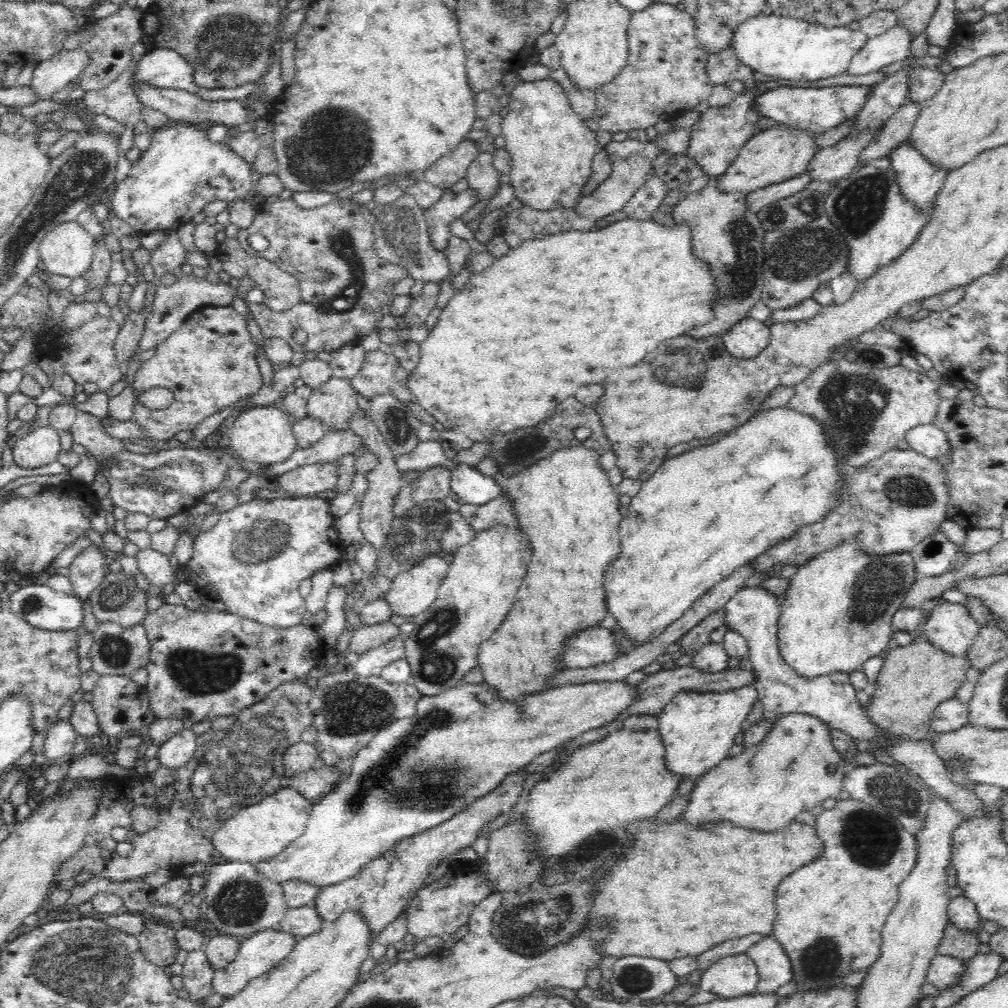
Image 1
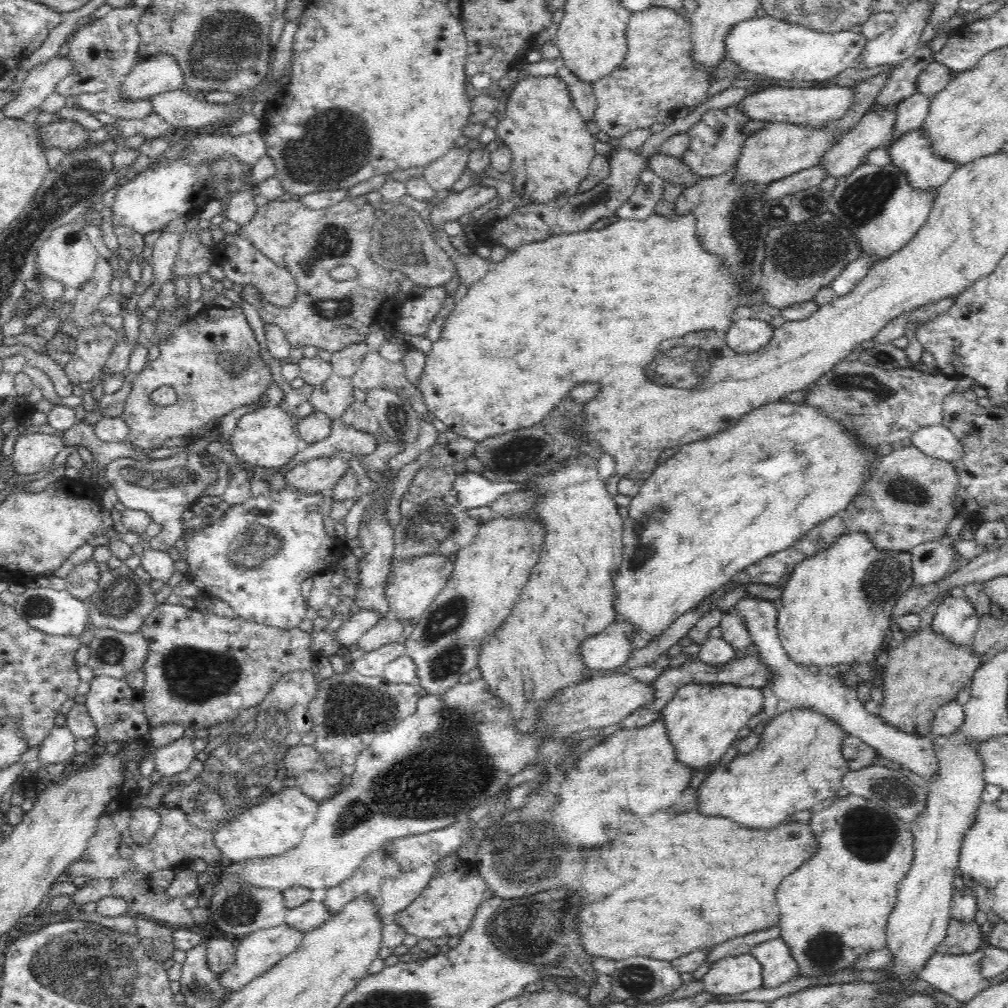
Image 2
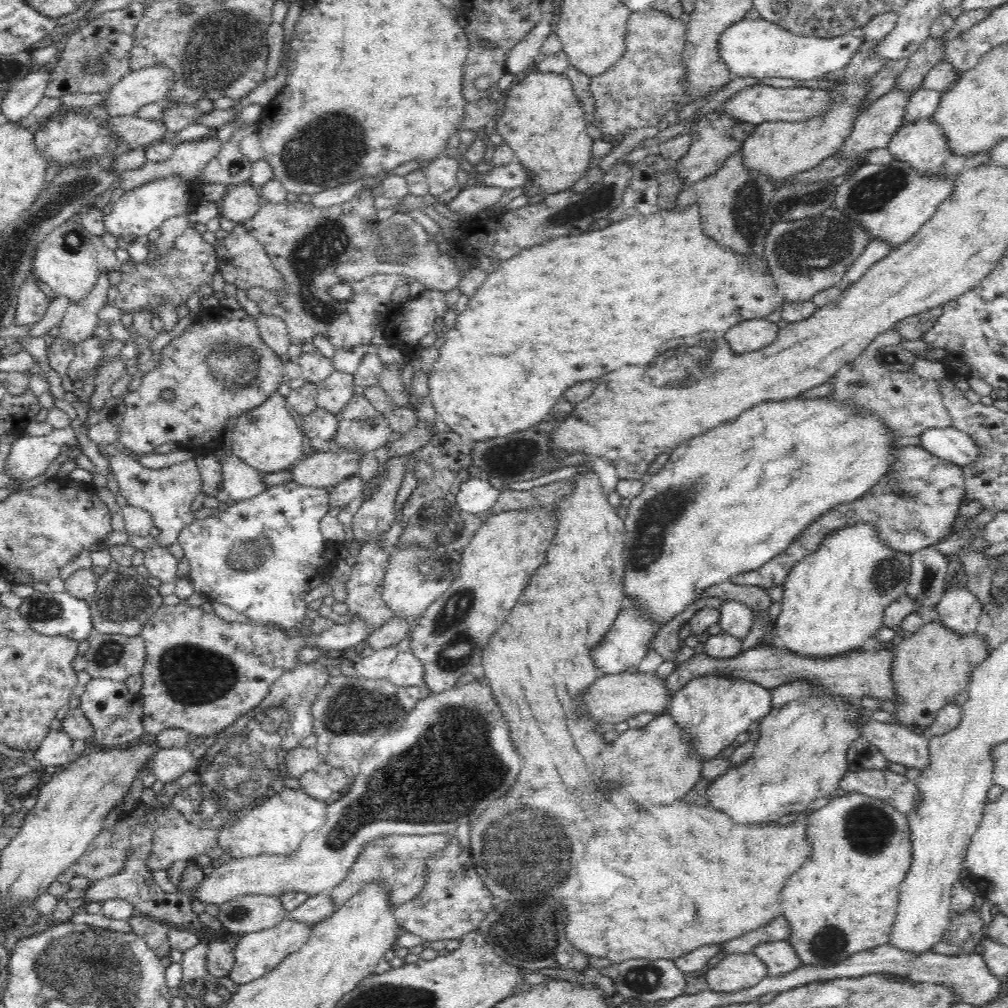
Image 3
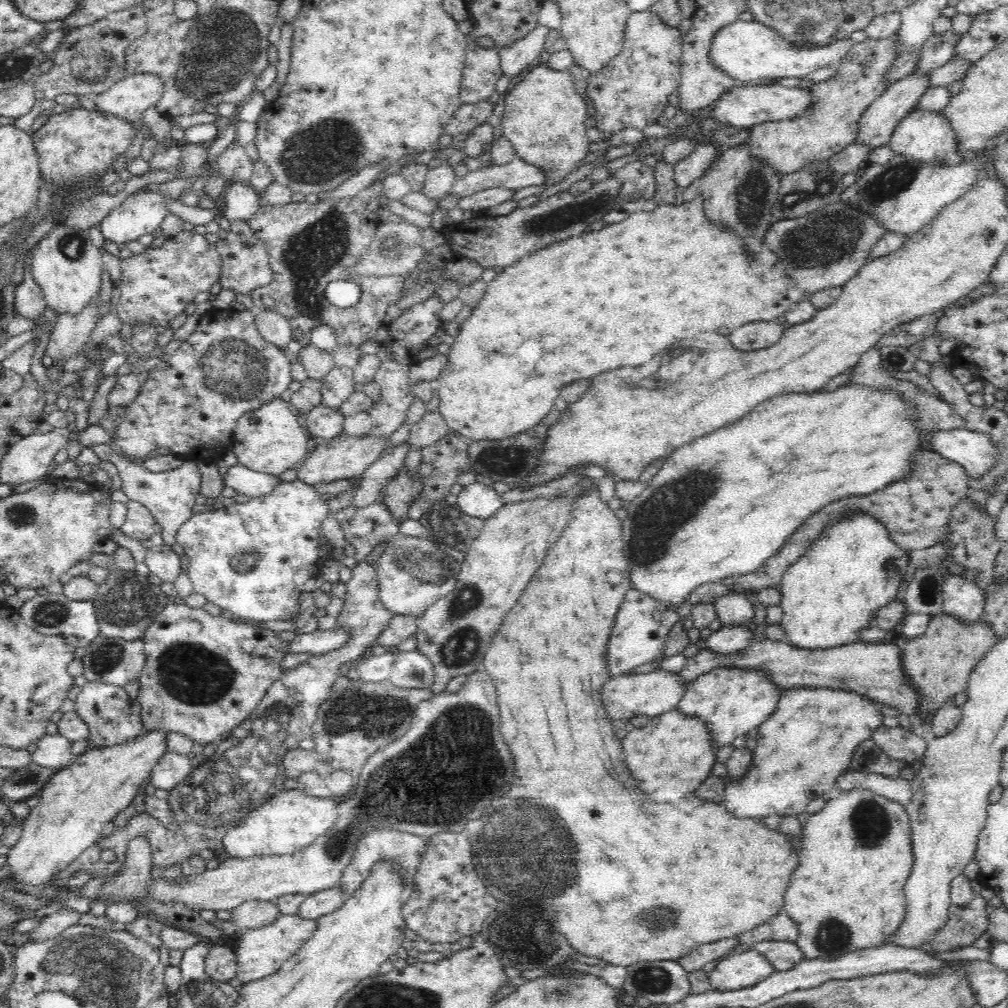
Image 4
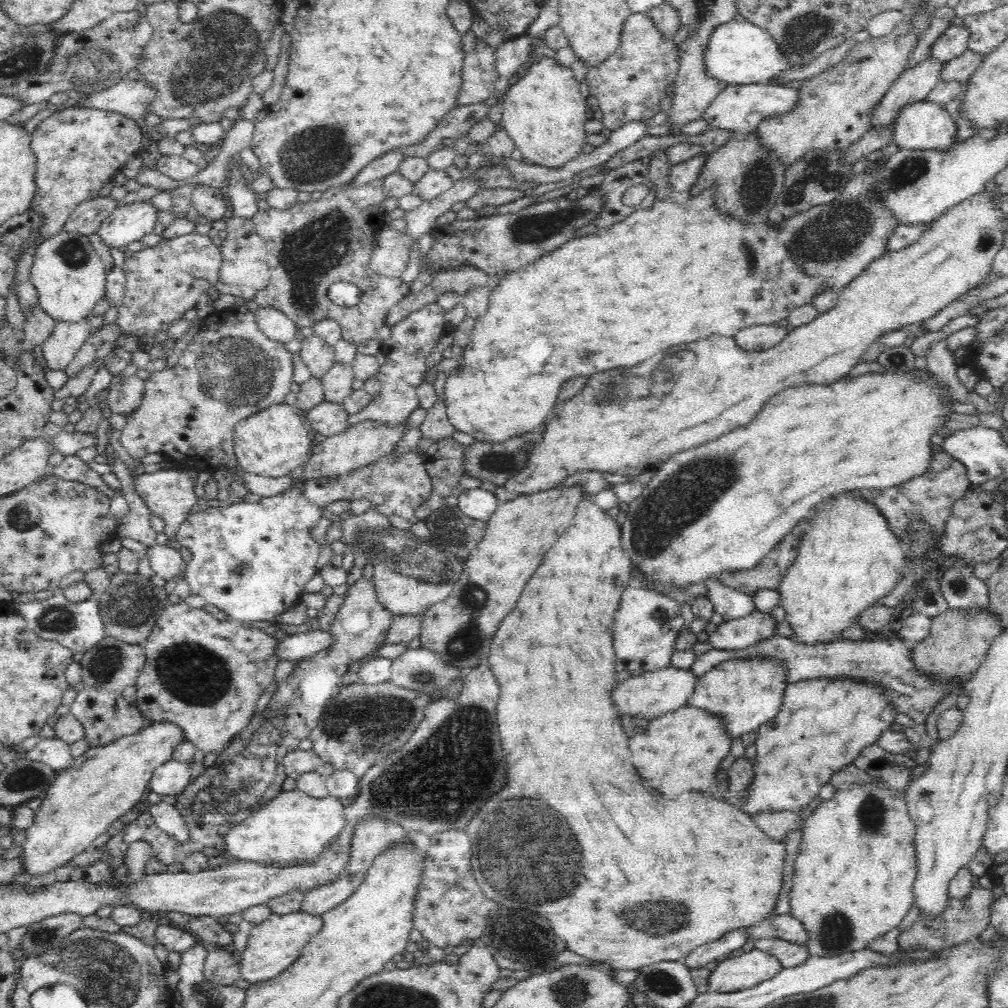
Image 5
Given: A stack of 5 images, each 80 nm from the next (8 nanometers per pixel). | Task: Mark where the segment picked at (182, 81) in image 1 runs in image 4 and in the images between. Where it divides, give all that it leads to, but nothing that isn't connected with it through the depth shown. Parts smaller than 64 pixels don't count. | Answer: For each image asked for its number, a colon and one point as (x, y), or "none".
2: (159, 73)
3: (150, 84)
4: (127, 99)

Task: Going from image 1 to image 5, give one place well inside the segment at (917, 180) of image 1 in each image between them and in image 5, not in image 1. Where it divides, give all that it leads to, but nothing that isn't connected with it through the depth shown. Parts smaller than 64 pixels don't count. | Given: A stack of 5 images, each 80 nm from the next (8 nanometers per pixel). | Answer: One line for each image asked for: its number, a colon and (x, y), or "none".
2: (912, 153)
3: (921, 144)
4: (926, 136)
5: (924, 125)

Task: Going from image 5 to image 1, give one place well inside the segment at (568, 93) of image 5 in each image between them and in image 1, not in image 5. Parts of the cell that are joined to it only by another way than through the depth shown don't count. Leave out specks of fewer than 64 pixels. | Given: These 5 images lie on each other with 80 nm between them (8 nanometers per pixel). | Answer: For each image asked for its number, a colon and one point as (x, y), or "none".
1: (552, 149)
2: (551, 147)
3: (542, 120)
4: (544, 118)

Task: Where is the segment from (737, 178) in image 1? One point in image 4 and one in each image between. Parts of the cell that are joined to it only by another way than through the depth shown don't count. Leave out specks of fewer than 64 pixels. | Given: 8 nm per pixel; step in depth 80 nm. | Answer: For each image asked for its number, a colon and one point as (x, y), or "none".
2: (779, 149)
3: (776, 149)
4: (830, 125)

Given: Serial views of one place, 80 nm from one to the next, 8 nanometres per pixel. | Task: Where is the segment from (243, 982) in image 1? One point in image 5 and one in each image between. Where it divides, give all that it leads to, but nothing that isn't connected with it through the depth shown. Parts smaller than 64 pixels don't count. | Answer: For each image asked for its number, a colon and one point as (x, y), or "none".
2: (257, 952)
3: (256, 953)
4: (260, 952)
5: (272, 946)

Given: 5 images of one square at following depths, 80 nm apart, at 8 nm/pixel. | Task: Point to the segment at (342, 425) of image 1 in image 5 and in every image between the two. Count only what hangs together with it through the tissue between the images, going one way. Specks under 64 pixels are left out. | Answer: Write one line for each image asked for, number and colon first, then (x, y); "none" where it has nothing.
2: (334, 397)
3: (333, 393)
4: (337, 386)
5: (337, 383)

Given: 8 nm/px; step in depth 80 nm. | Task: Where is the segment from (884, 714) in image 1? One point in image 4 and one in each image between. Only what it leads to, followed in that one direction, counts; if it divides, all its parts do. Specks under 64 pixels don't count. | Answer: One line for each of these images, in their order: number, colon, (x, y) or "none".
2: (926, 671)
3: (930, 667)
4: (937, 664)

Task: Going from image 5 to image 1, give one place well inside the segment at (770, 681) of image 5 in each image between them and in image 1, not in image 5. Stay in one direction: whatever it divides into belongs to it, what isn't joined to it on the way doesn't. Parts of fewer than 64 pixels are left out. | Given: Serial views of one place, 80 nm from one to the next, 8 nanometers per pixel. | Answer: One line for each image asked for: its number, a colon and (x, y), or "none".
1: (697, 730)
2: (702, 722)
3: (711, 712)
4: (730, 702)

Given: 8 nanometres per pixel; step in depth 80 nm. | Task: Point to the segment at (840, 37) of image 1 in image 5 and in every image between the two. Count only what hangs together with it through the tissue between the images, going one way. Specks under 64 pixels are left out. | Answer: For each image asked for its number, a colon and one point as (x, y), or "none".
2: (779, 50)
3: (759, 48)
4: (745, 50)
5: (739, 53)

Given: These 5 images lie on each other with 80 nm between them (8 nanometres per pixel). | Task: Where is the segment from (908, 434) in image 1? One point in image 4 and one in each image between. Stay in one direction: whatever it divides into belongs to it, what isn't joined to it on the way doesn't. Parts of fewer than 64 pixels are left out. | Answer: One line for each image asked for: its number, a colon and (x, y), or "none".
2: (936, 440)
3: (947, 443)
4: (974, 451)

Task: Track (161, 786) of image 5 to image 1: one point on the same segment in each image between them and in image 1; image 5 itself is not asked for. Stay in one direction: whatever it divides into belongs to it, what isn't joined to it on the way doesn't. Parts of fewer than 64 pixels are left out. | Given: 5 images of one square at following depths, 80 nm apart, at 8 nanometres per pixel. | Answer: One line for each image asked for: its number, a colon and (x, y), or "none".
1: (181, 747)
2: (175, 757)
3: (167, 764)
4: (172, 768)

